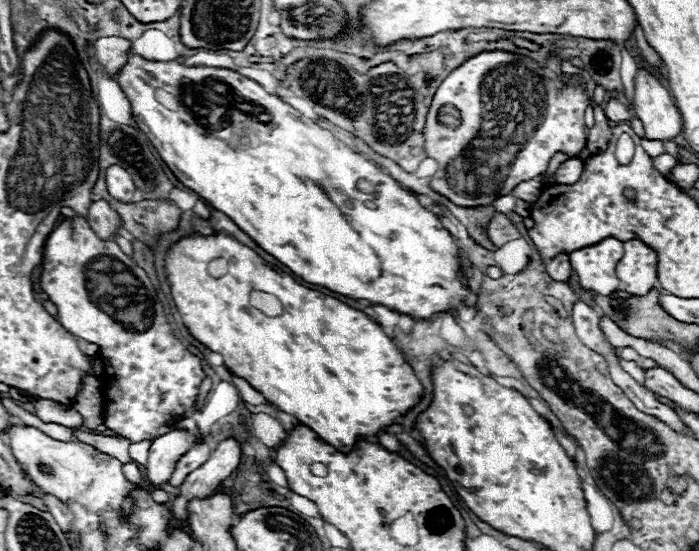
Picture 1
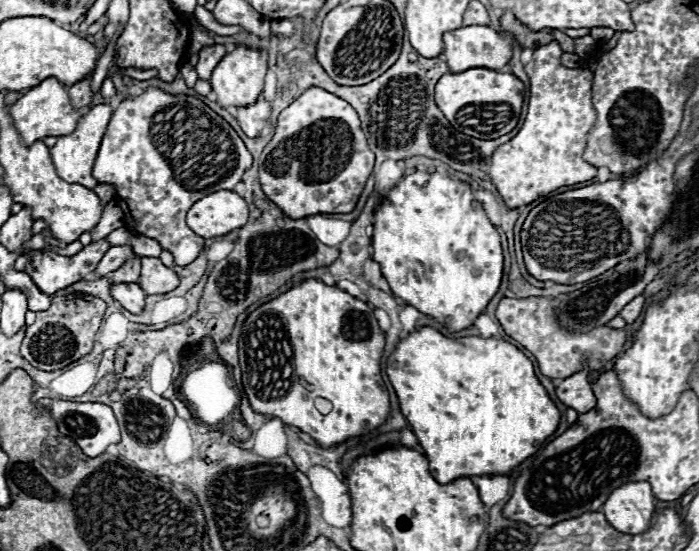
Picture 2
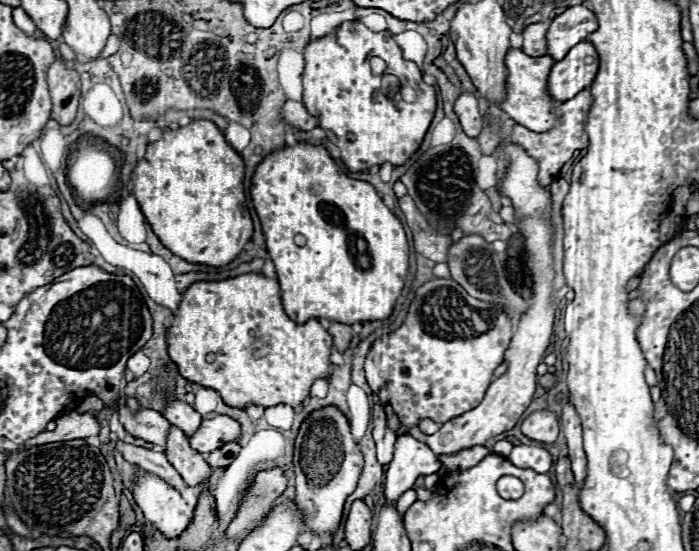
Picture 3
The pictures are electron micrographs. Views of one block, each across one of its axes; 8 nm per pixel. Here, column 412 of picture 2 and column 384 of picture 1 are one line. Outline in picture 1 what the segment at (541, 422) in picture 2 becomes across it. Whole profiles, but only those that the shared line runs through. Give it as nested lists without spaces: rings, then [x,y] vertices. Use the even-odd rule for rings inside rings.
[[[218,232],[214,236],[190,236],[180,240],[166,258],[168,280],[172,296],[184,324],[196,340],[200,340],[212,352],[222,354],[224,364],[240,378],[250,382],[264,398],[298,418],[300,424],[314,430],[322,440],[332,444],[338,452],[352,452],[358,440],[378,436],[408,410],[420,404],[424,386],[416,378],[412,366],[406,362],[398,346],[386,336],[386,332],[364,312],[346,306],[344,302],[310,290],[292,276],[272,270],[264,258],[252,248],[240,244],[232,236]],[[214,258],[228,260],[228,272],[222,278],[212,278],[208,264]],[[262,290],[280,298],[284,314],[268,318],[250,306],[250,294]]]

